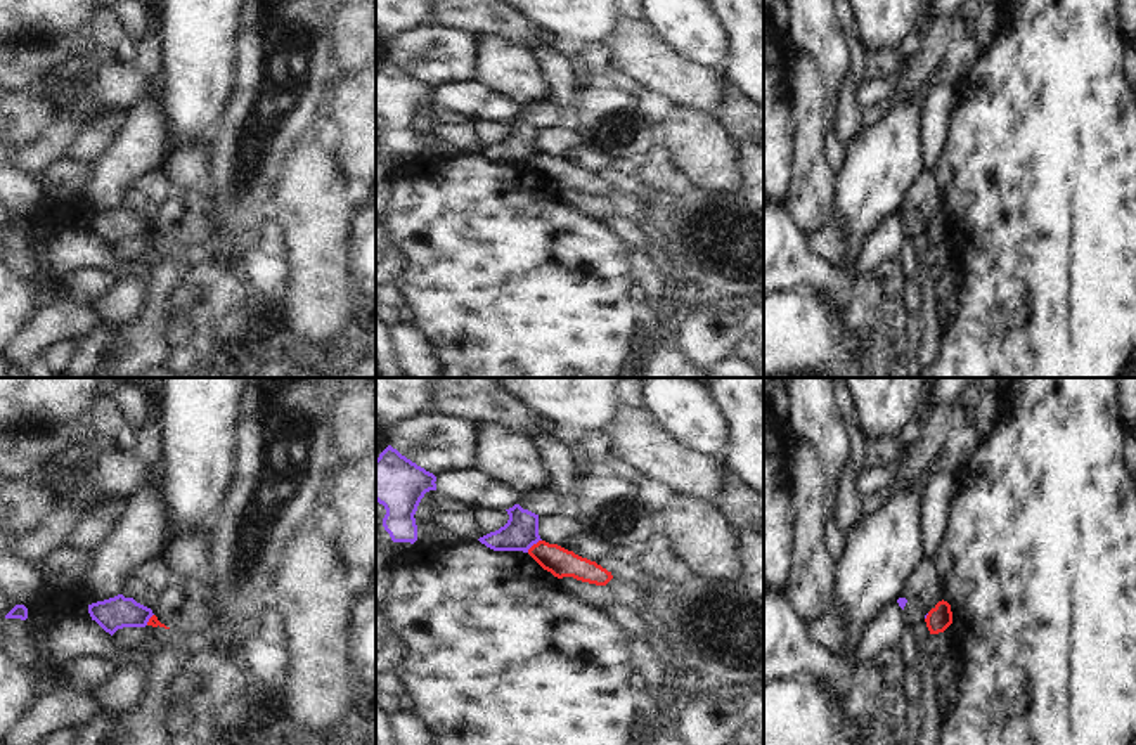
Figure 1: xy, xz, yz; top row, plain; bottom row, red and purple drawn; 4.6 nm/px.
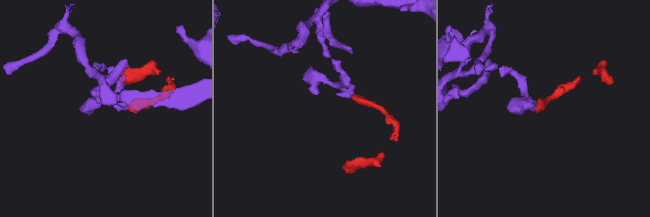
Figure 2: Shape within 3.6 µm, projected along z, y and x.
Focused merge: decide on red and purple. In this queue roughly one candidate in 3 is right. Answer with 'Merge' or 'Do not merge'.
Do not merge

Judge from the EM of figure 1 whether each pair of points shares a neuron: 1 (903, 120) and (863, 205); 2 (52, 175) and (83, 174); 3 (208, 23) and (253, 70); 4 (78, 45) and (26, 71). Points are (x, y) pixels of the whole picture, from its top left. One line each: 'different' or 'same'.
1: same
2: same
3: different
4: same

